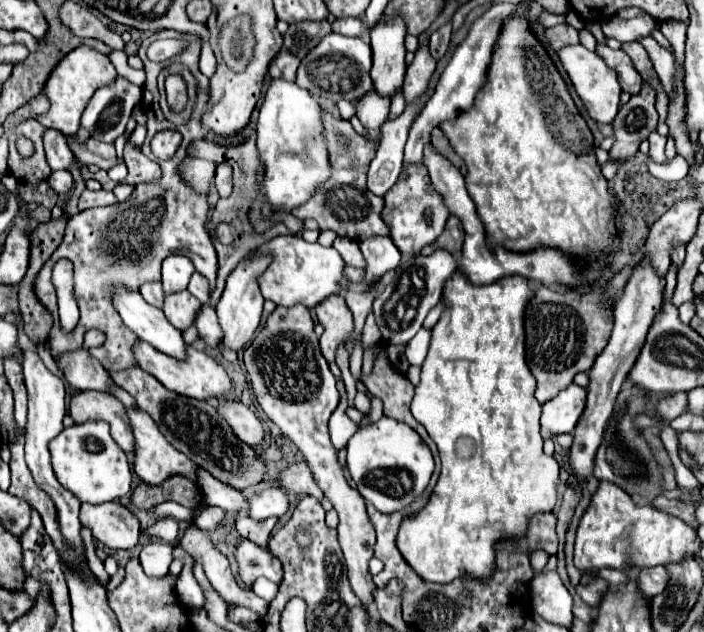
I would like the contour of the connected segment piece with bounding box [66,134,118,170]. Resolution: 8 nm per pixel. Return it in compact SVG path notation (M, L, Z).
M66 136L66 142L70 146L70 150L74 152L74 156L82 162L82 164L96 164L102 170L110 170L116 162L116 150L114 144L106 144L94 138L88 138L86 142L78 142L78 136Z

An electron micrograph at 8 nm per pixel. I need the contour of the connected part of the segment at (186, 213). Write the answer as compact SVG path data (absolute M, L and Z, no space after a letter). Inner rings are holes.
M194 112L190 126L180 128L184 140L172 160L158 160L150 150L150 140L154 134L146 136L146 142L142 144L142 152L146 152L150 160L160 164L162 168L160 180L154 180L150 184L138 184L132 196L122 204L82 210L68 218L64 240L52 256L70 256L74 264L74 290L80 308L80 322L72 332L64 332L60 328L56 292L50 282L42 282L42 288L38 288L38 298L52 312L56 320L50 330L52 356L82 348L84 334L88 330L100 330L106 334L106 342L96 350L92 350L90 354L98 358L108 372L124 370L136 364L132 354L132 344L138 338L132 330L124 326L120 314L114 310L110 300L110 286L120 282L128 288L138 290L138 286L144 284L146 280L160 280L160 264L170 254L186 254L192 260L196 272L204 274L210 280L210 290L214 292L216 276L218 276L218 256L210 234L206 232L206 220L208 220L206 194L194 192L194 188L190 188L180 176L180 164L188 158L188 146L194 140L204 138L206 134L198 124L200 116L202 116L200 112ZM130 210L134 212L134 218L130 218Z

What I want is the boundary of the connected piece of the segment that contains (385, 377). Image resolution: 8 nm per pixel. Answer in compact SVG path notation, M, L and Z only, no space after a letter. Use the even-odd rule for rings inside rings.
M372 312L368 314L366 326L364 326L364 332L362 332L362 348L364 348L364 350L372 350L372 354L374 354L374 368L372 368L372 372L370 372L368 376L362 374L360 380L366 384L366 388L368 388L368 392L370 392L372 396L376 396L376 398L380 398L380 400L384 402L384 416L394 418L394 420L404 422L404 424L408 424L410 428L414 428L414 430L420 434L420 438L430 446L434 458L438 458L438 452L436 452L436 446L434 446L432 438L428 436L428 432L424 430L424 426L422 426L420 422L416 422L414 416L410 414L410 402L412 402L412 398L414 398L414 384L412 384L406 376L398 376L398 372L394 372L392 364L388 362L388 358L386 358L386 346L382 344L382 334L380 334L376 322L374 322L374 314L372 314Z

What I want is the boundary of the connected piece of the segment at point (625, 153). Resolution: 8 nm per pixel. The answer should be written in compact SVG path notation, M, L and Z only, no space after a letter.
M644 84L640 94L632 96L628 104L620 106L618 116L614 120L616 142L608 152L610 160L616 160L620 164L626 162L638 152L640 142L656 130L658 112L654 108L654 100L654 90L648 84Z

